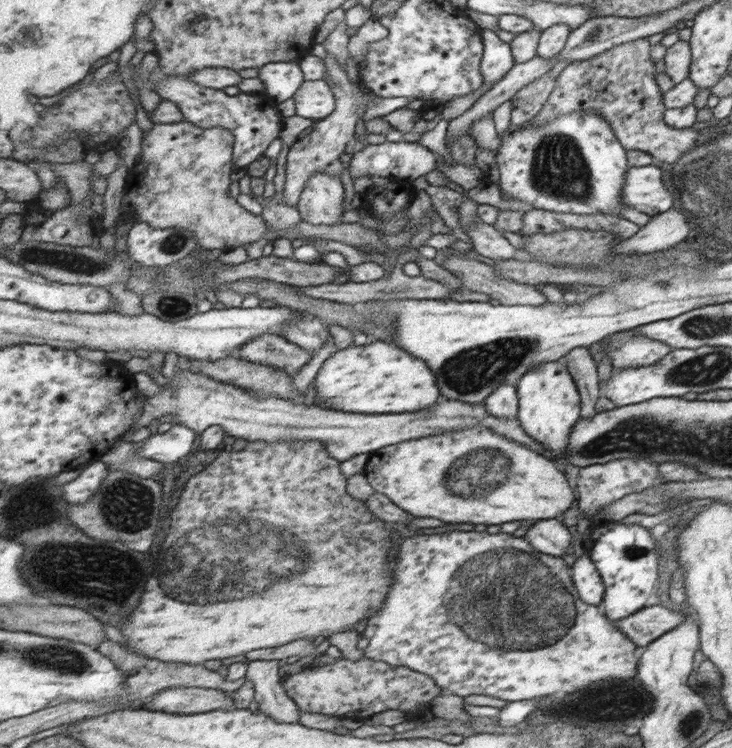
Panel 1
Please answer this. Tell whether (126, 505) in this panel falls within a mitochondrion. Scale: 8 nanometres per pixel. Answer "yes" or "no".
yes

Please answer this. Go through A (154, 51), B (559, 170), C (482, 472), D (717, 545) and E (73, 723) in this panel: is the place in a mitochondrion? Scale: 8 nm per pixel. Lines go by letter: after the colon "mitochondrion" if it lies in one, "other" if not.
A: other
B: mitochondrion
C: mitochondrion
D: other
E: other

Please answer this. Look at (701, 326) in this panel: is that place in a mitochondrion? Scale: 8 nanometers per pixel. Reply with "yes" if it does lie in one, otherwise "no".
yes

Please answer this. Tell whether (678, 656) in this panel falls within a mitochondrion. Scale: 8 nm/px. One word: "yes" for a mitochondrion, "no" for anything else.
no

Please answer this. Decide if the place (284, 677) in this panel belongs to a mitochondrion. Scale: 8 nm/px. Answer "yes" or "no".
no

